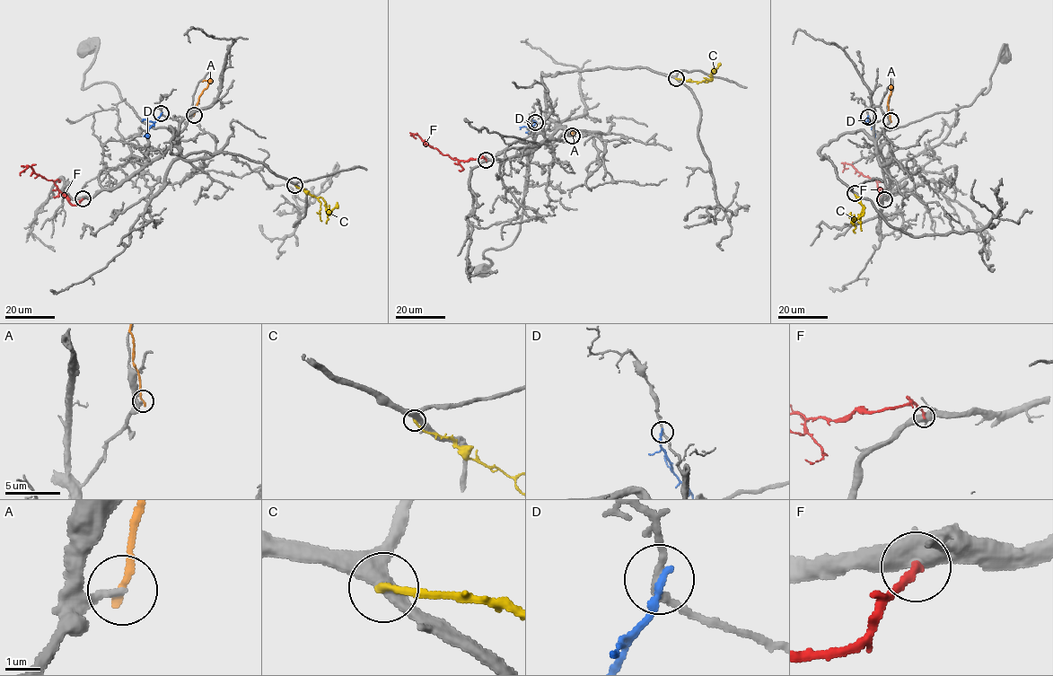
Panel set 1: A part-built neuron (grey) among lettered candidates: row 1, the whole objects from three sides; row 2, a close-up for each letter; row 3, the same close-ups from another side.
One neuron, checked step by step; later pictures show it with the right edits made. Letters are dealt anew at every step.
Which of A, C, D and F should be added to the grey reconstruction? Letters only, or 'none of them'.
none of them

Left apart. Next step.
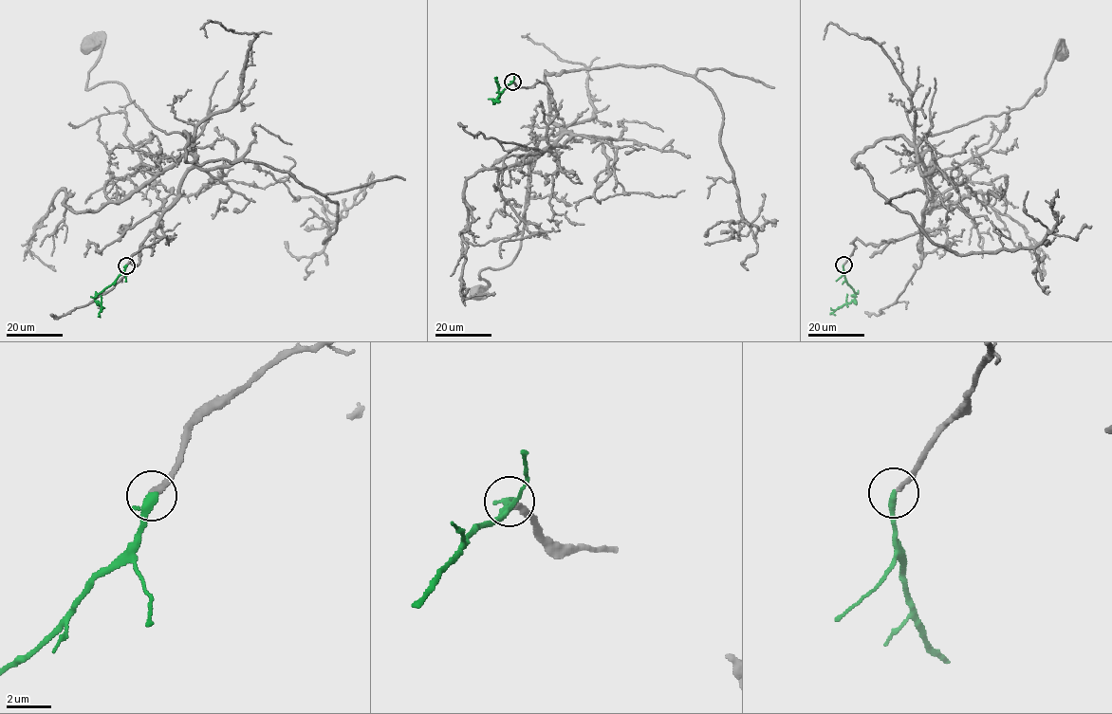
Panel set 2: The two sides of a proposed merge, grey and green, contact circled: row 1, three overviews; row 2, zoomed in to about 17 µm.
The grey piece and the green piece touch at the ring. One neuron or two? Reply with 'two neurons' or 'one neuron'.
one neuron

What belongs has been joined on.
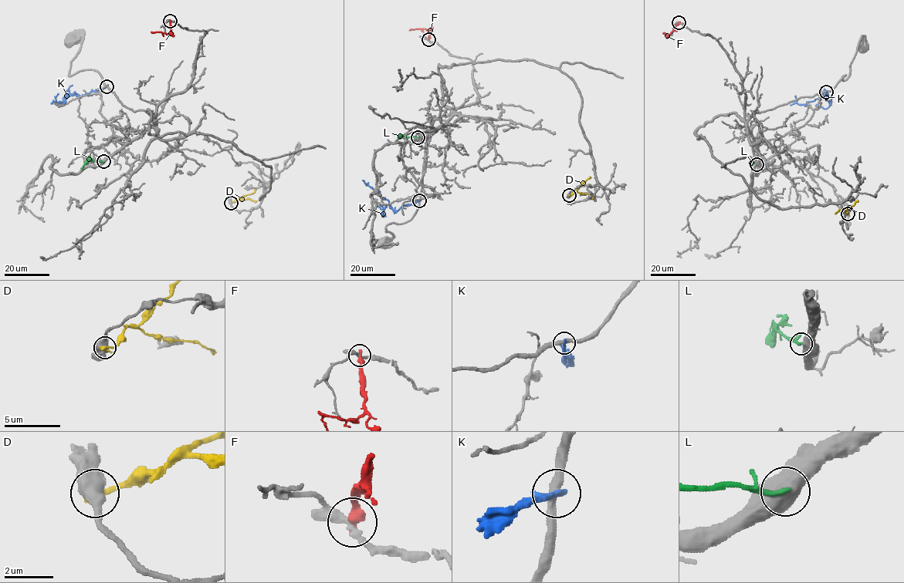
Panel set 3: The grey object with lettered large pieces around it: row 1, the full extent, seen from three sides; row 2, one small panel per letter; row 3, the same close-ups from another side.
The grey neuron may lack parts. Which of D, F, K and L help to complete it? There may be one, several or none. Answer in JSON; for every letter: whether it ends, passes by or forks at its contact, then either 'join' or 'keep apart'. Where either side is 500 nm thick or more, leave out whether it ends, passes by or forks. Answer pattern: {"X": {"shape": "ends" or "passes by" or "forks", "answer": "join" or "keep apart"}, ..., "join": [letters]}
{"D": {"answer": "keep apart"}, "F": {"shape": "ends", "answer": "keep apart"}, "K": {"shape": "ends", "answer": "keep apart"}, "L": {"answer": "join"}, "join": ["L"]}

